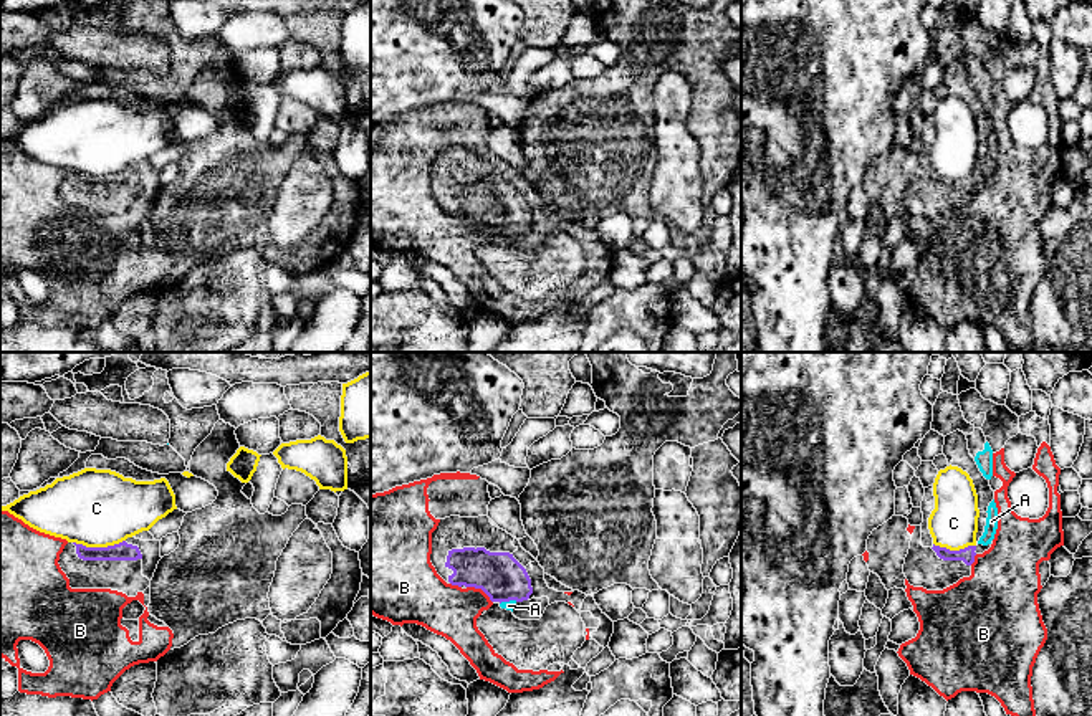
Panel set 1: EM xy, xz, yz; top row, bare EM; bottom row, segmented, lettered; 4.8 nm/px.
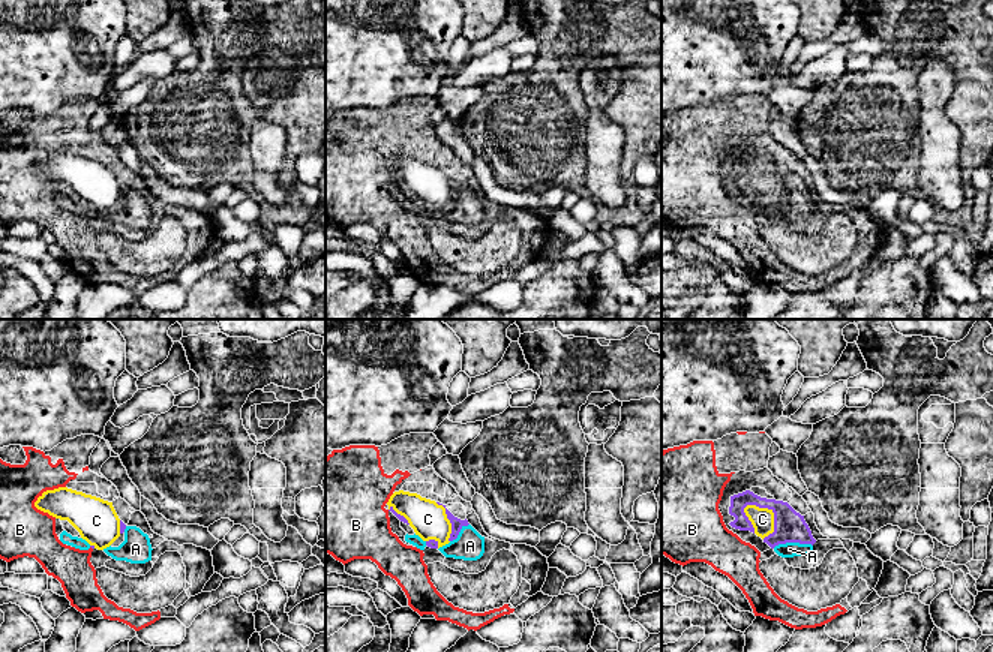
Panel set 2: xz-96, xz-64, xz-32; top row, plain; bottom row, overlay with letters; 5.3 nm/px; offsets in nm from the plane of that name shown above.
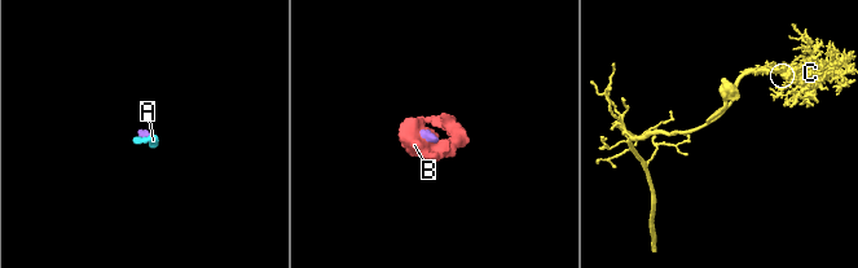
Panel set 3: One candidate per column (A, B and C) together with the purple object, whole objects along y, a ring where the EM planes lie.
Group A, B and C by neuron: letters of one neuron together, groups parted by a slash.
A / B / C

